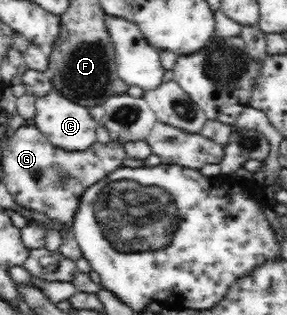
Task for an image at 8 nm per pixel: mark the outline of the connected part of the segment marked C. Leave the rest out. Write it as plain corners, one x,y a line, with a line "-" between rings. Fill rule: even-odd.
50,92
45,96
37,97
35,102
35,127
54,146
67,151
87,151
97,141
97,120
89,113
86,106
79,106
75,102
69,102
67,98
61,96
59,92

